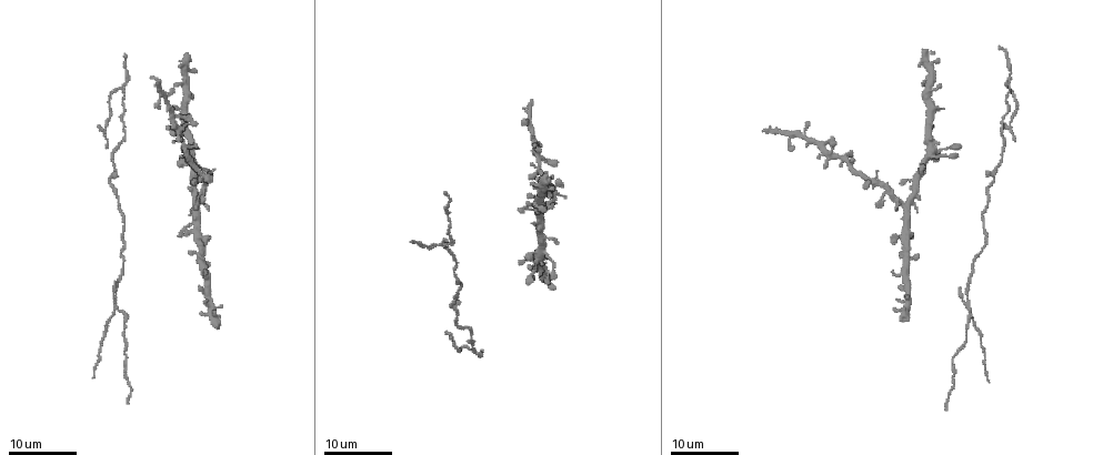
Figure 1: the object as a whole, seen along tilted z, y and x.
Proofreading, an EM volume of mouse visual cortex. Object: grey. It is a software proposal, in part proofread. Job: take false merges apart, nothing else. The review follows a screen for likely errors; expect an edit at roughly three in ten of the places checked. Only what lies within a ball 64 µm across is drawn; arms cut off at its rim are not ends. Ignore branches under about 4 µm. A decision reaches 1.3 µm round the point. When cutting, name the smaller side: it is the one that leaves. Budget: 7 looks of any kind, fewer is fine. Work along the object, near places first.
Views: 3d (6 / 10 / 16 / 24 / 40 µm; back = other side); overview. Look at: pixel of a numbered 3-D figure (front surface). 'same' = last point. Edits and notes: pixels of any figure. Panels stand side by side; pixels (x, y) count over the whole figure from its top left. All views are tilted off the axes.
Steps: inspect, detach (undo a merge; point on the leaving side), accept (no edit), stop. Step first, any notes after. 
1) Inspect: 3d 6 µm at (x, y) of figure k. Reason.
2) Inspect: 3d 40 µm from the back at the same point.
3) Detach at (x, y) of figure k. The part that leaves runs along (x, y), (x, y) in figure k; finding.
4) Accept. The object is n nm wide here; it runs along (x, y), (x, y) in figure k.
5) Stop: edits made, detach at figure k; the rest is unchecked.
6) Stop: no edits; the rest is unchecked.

Inspect: 3d 24 µm at (444, 244) of figure 1. A fork.

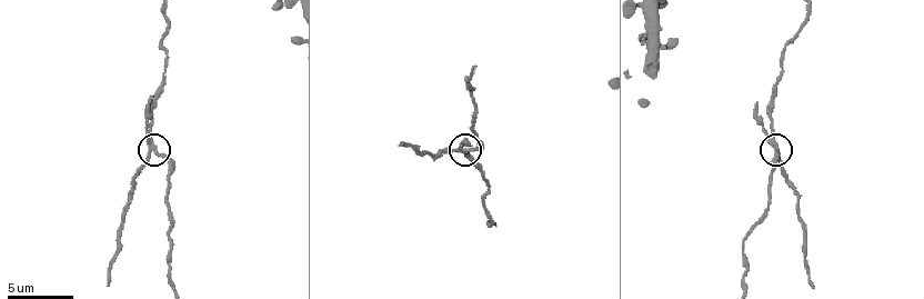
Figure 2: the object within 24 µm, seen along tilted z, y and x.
Inspect: 3d 10 µm at (153, 149) of figure 2. Closer look.

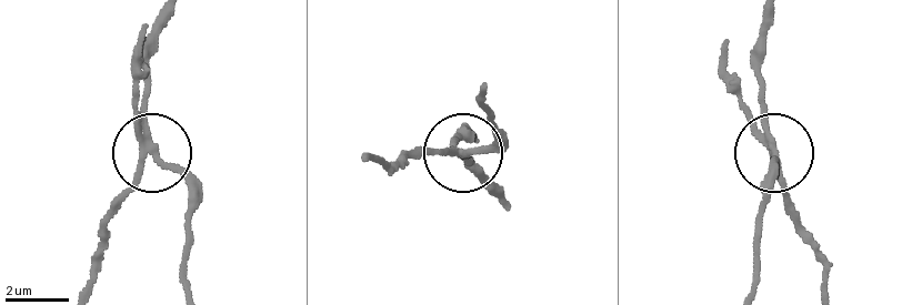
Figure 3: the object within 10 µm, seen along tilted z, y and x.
Detach at (743, 107) of figure 3. 3 arms meet here; the part that leaves runs along (769, 145), (823, 286) in figure 3; two neurons meet here.

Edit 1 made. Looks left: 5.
Inspect: overview. Redraw.

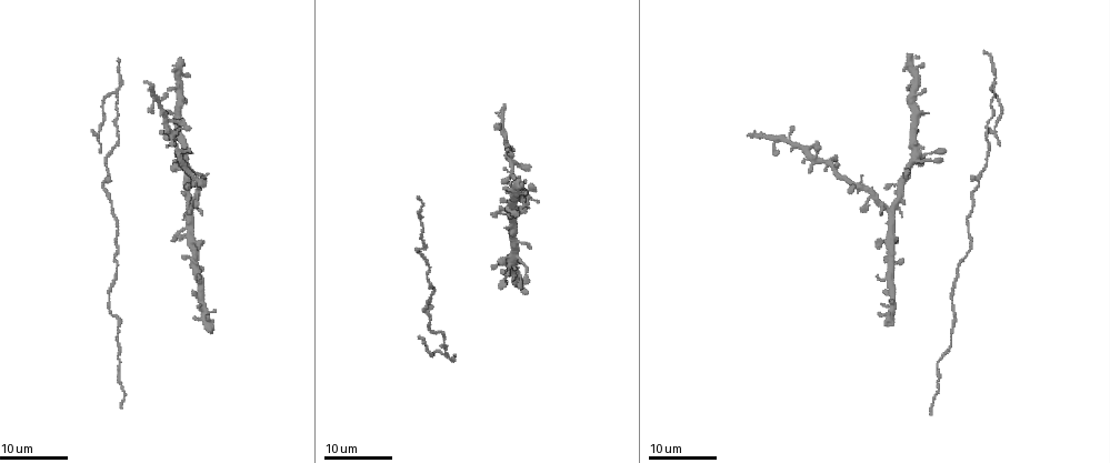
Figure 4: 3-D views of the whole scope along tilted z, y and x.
Inspect: 3d 24 µm at (431, 284) of figure 4. Calibre changes.

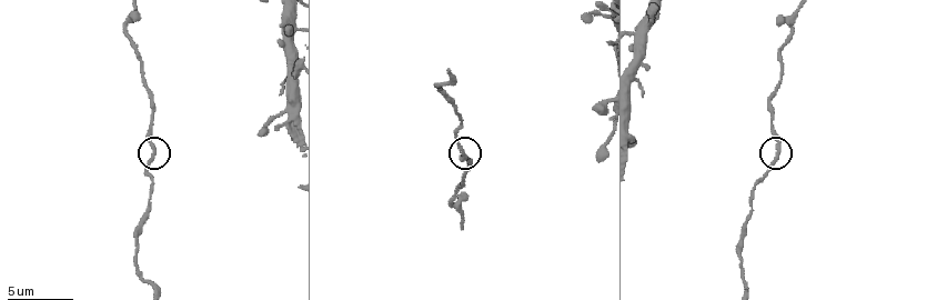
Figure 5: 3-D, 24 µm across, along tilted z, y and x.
Inspect: 3d 10 µm at (153, 150) of figure 5. Zoom in.

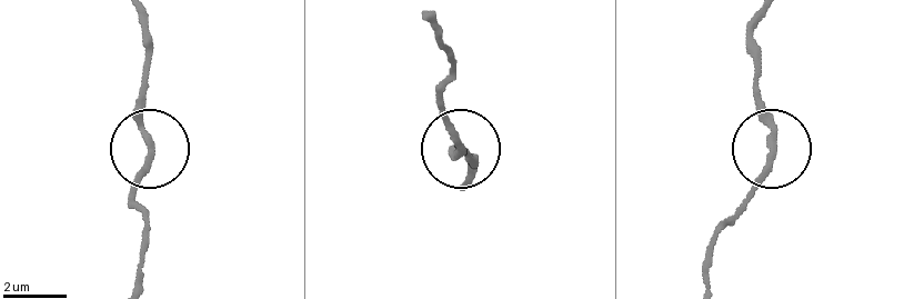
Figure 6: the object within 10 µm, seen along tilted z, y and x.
Accept. One neuron here.

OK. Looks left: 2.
Inspect: 3d 24 µm at (510, 267) of figure 4.

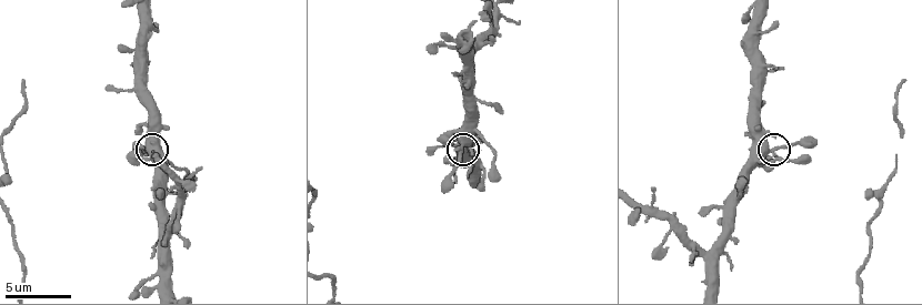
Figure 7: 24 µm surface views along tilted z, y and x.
Inspect: 3d 10 µm at (772, 150) of figure 7.

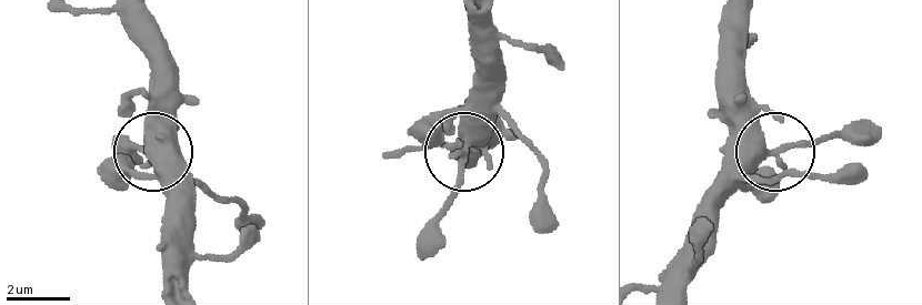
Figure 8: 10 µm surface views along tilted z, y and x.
Accept. Continuous, no second neuron.

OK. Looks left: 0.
Stop: edits made, detach at figure 3; the rest is unchecked.

